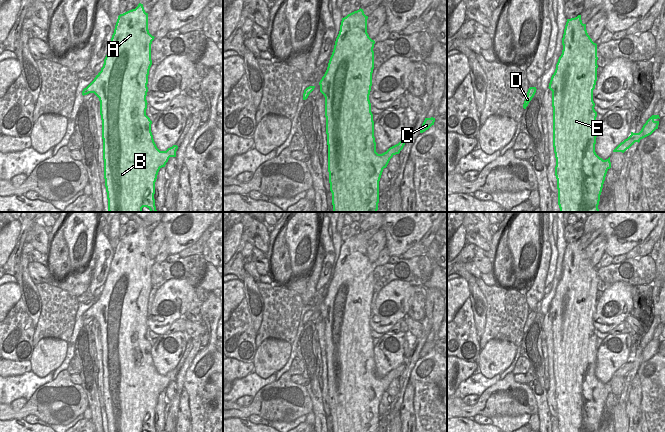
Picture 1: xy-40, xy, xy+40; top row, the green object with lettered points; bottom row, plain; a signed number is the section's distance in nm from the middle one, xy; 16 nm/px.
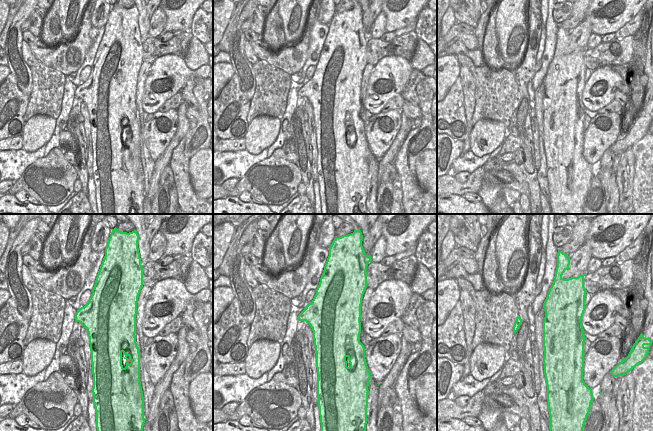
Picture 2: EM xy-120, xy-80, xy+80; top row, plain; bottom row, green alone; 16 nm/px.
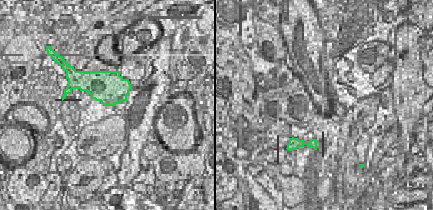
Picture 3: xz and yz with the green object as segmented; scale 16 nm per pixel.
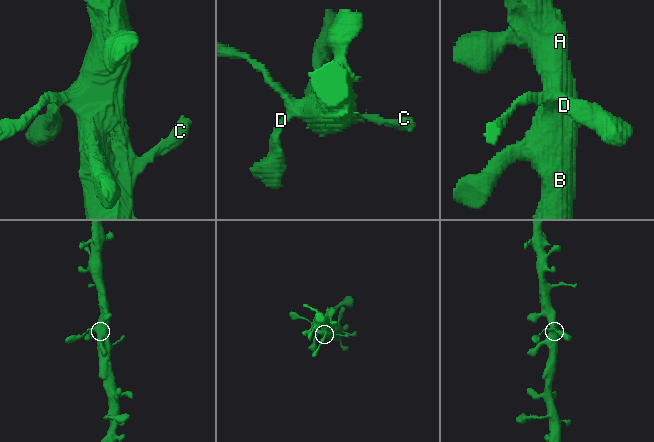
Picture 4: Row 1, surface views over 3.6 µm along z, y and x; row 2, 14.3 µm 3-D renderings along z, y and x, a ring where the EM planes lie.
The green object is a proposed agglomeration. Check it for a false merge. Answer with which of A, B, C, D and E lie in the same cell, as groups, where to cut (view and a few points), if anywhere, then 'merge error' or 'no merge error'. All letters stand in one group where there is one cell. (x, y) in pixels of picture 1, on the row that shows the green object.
A B C D E | no cut | no merge error

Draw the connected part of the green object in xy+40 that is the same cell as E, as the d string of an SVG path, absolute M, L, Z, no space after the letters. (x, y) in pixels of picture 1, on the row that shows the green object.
M581 15L567 19L562 45L562 54L548 87L552 91L558 205L560 212L600 212L600 195L611 162L610 157L603 160L595 152L597 112L593 90L597 81L597 44L588 35Z

